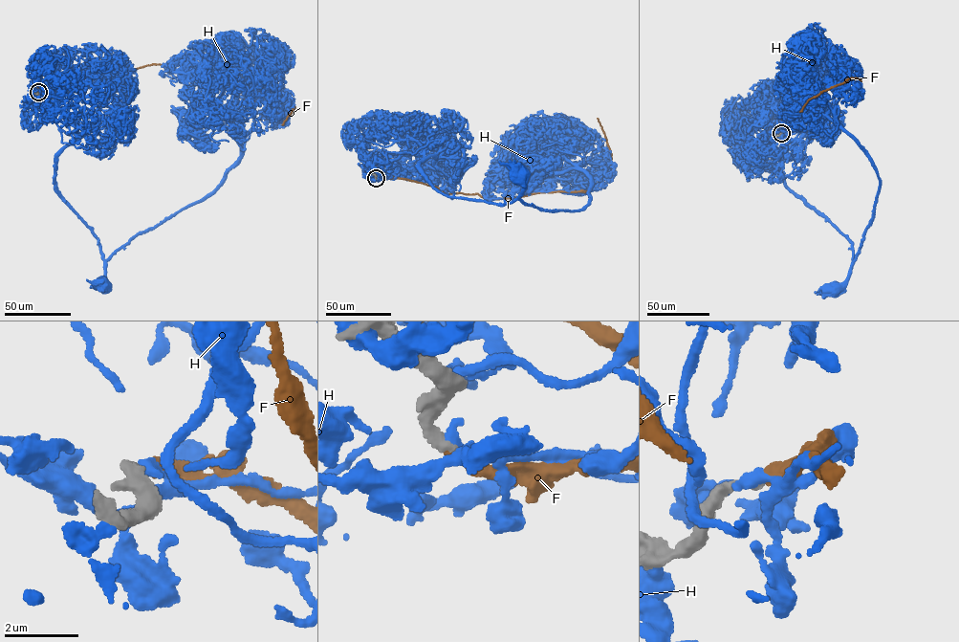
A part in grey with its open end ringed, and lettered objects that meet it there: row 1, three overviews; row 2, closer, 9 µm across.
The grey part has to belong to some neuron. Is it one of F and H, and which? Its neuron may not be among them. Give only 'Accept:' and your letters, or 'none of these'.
Accept: F

